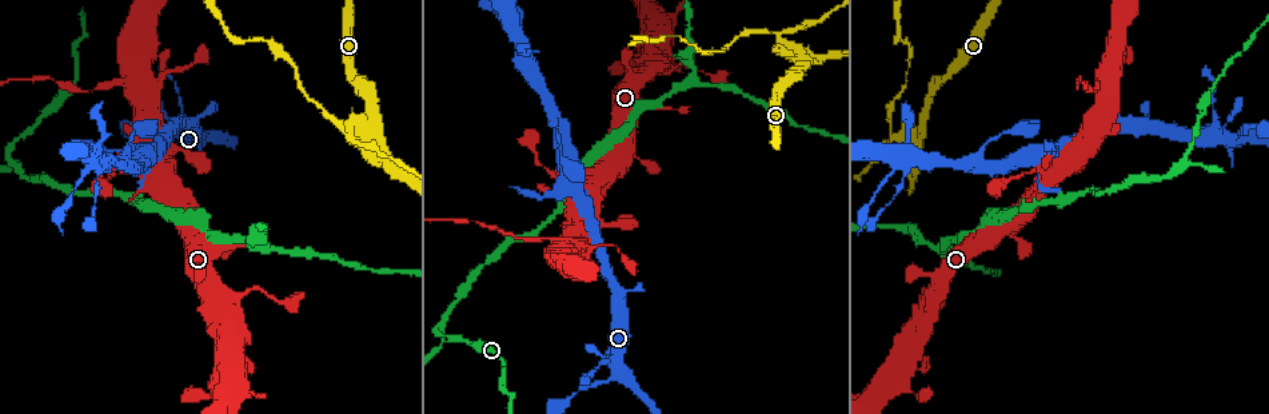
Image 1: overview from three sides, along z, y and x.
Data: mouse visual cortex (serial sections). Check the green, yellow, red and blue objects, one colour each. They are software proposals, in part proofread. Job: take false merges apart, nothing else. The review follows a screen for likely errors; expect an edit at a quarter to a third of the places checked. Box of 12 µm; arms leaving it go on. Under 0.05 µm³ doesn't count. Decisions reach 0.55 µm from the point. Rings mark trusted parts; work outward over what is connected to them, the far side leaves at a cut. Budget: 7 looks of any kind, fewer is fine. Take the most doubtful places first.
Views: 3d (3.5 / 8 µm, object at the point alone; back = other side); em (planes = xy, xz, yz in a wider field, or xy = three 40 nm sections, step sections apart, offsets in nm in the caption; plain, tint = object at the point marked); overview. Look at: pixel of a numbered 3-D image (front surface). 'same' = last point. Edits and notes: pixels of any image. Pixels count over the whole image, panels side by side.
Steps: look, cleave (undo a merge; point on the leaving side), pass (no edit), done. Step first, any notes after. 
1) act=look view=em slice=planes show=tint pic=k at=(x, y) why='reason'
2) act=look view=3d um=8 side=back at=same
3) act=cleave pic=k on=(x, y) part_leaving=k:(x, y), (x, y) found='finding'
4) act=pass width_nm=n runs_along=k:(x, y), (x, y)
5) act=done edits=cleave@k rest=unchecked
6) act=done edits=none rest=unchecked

act=look view=3d um=3.5 pic=1 at=(134, 73) why='sudden change in width'

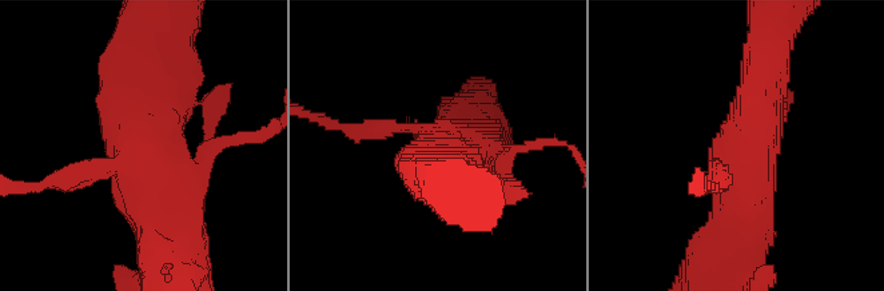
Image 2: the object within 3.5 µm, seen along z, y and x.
act=look view=em slice=xy step=1 show=tint pic=2 at=(139, 145)

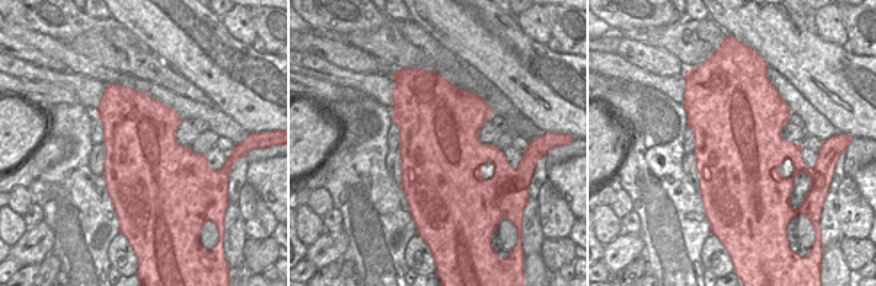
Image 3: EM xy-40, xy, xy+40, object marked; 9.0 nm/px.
act=cleave pic=2 on=(68, 175) found='a second cell is stuck on'

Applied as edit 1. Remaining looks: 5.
act=look view=overview why='see it whole again'

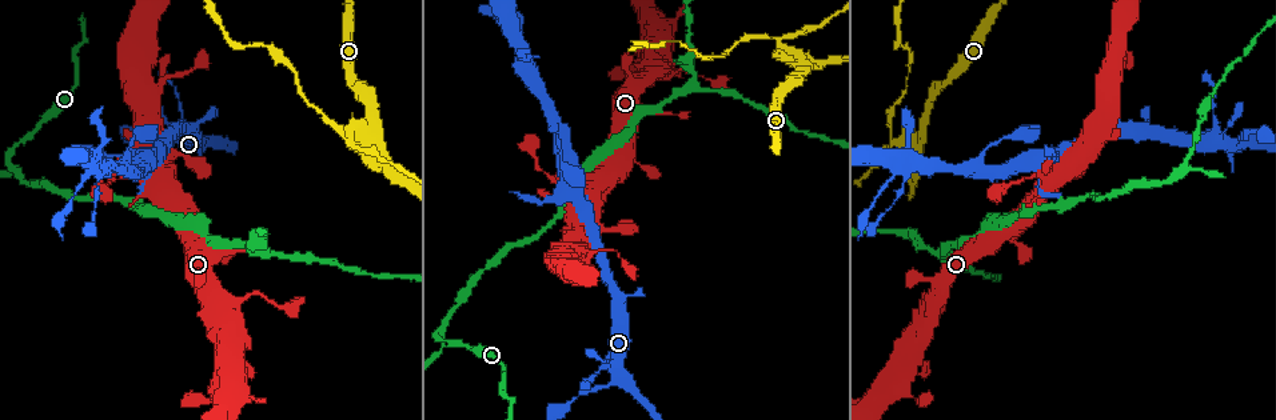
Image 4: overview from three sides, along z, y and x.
act=look view=3d um=8 side=back pic=4 at=(265, 253) why='three-way junction'

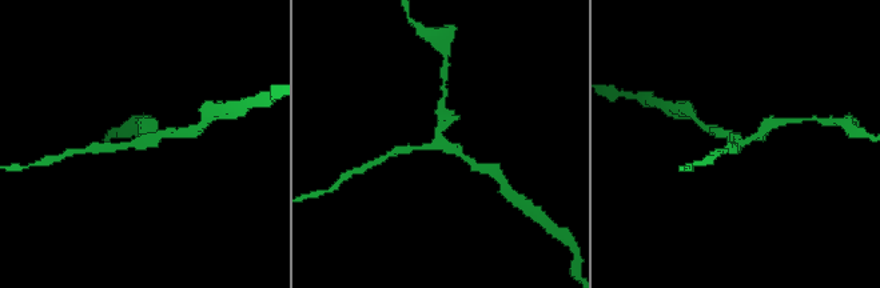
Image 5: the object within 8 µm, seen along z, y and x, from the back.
act=look view=em slice=xy step=3 show=tint pic=5 at=(440, 146) arms=3 arm_widths_nm=150,200,300

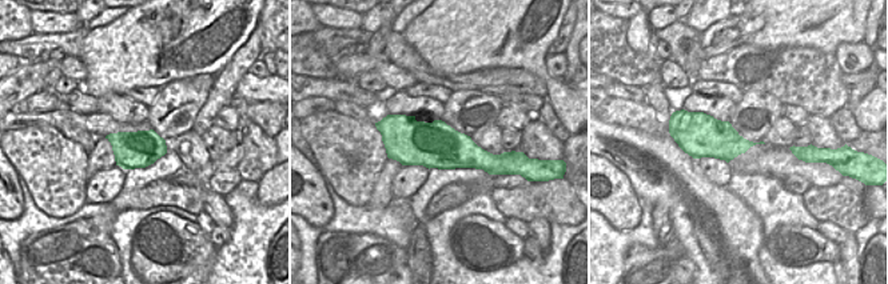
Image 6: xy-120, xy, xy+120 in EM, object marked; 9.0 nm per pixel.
act=pass width_nm=420 runs_along=5:(473, 164), (444, 144), (402, 150) found='all the same cell'

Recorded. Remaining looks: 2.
act=look view=3d um=3.5 pic=4 at=(673, 18) why='calibre changes'

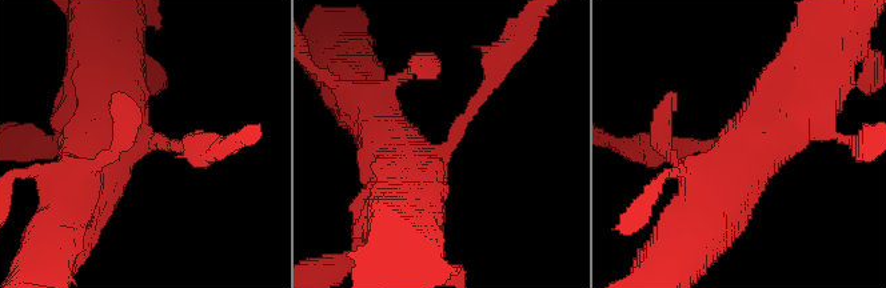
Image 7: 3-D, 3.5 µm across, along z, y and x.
act=look view=em slice=xy step=3 show=tint pic=7 at=(444, 148) why='now the EM'

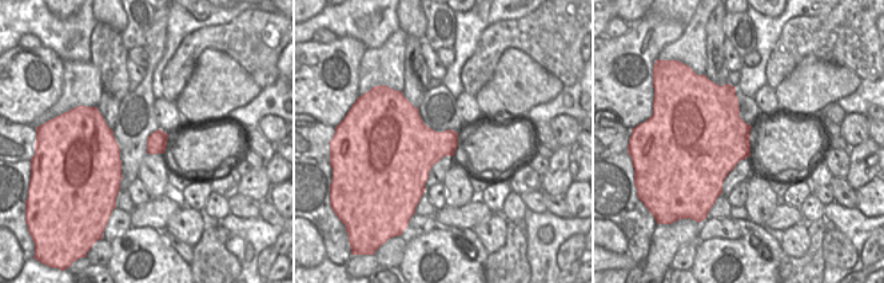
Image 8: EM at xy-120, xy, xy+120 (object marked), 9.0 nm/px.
act=cleave pic=7 on=(495, 82) found='two cells meet here'

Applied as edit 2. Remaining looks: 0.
act=done edits=cleave@2,cleave@7 rest=unchecked

